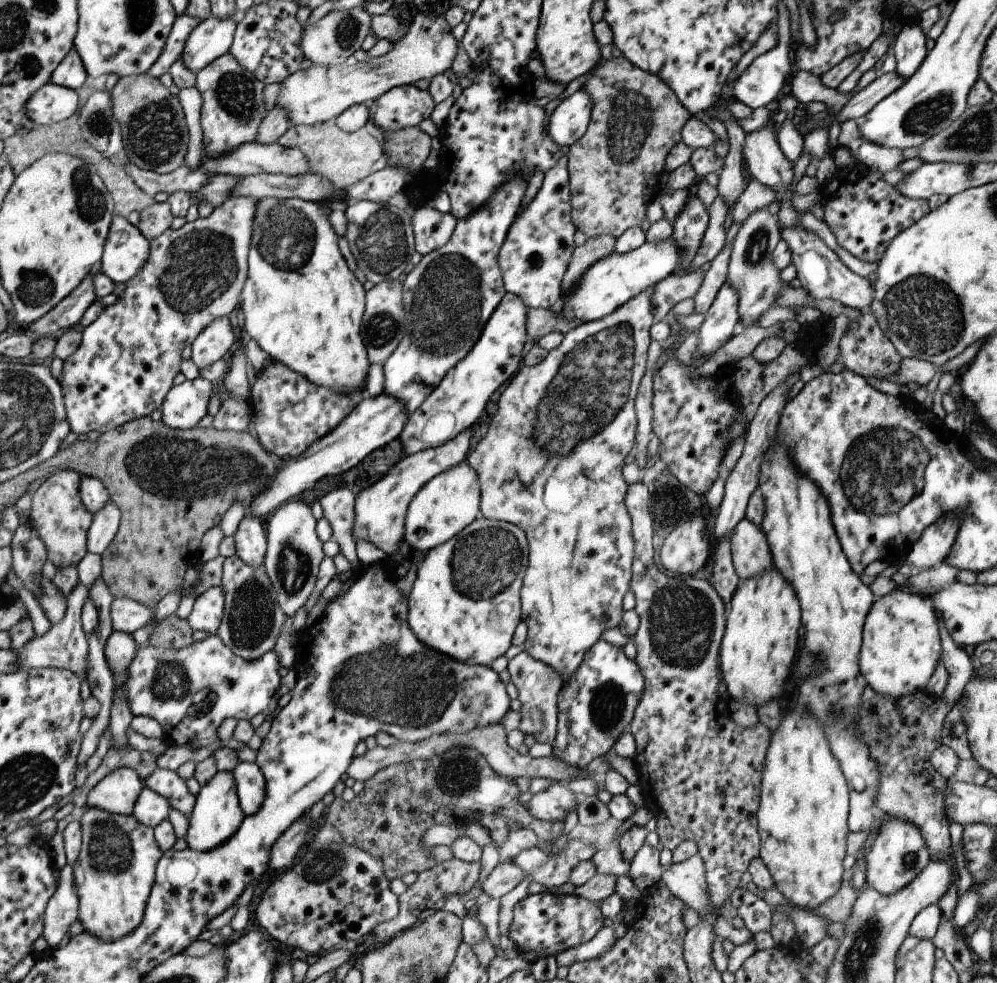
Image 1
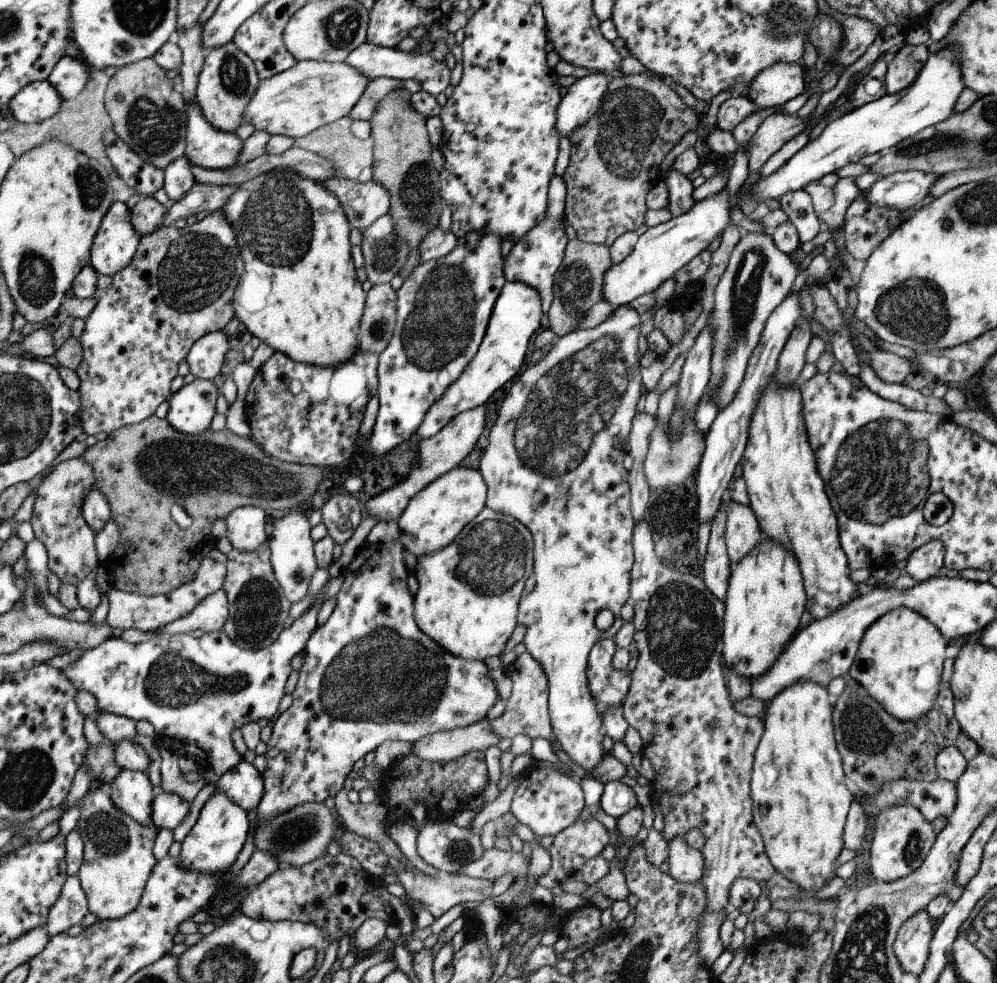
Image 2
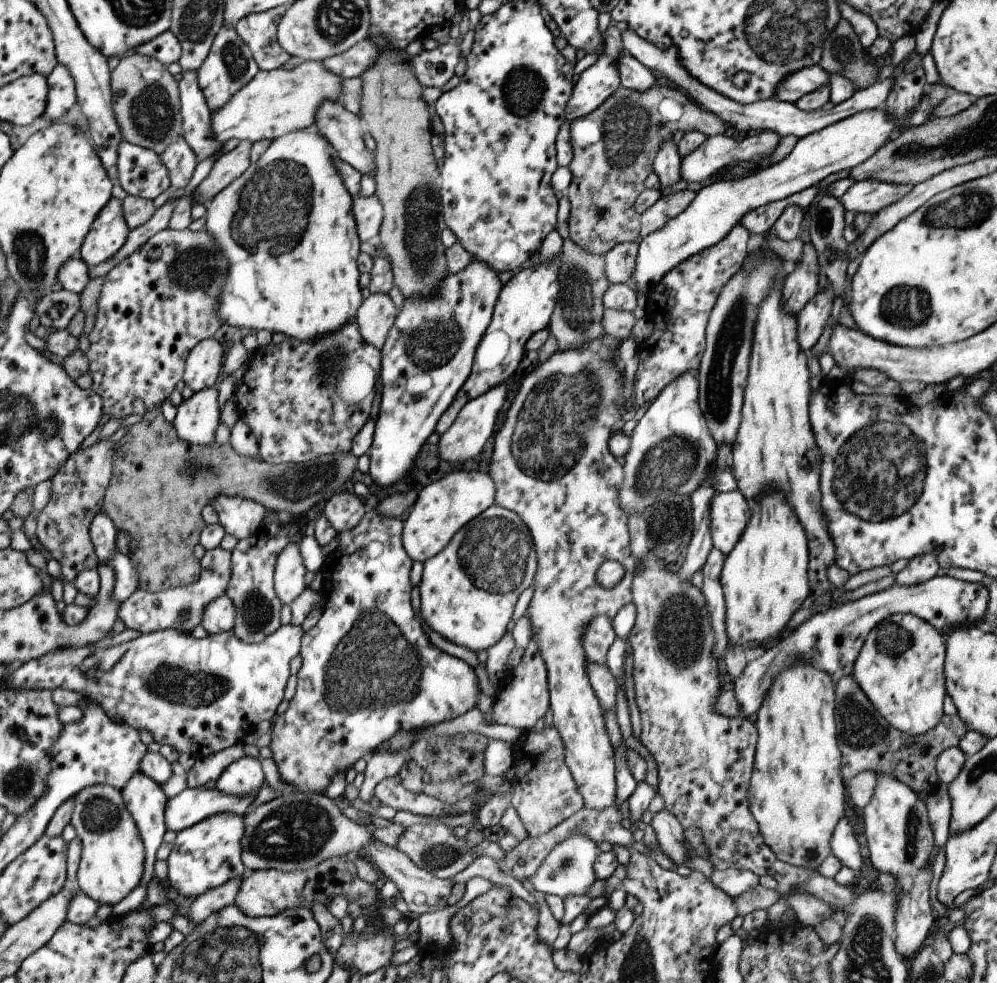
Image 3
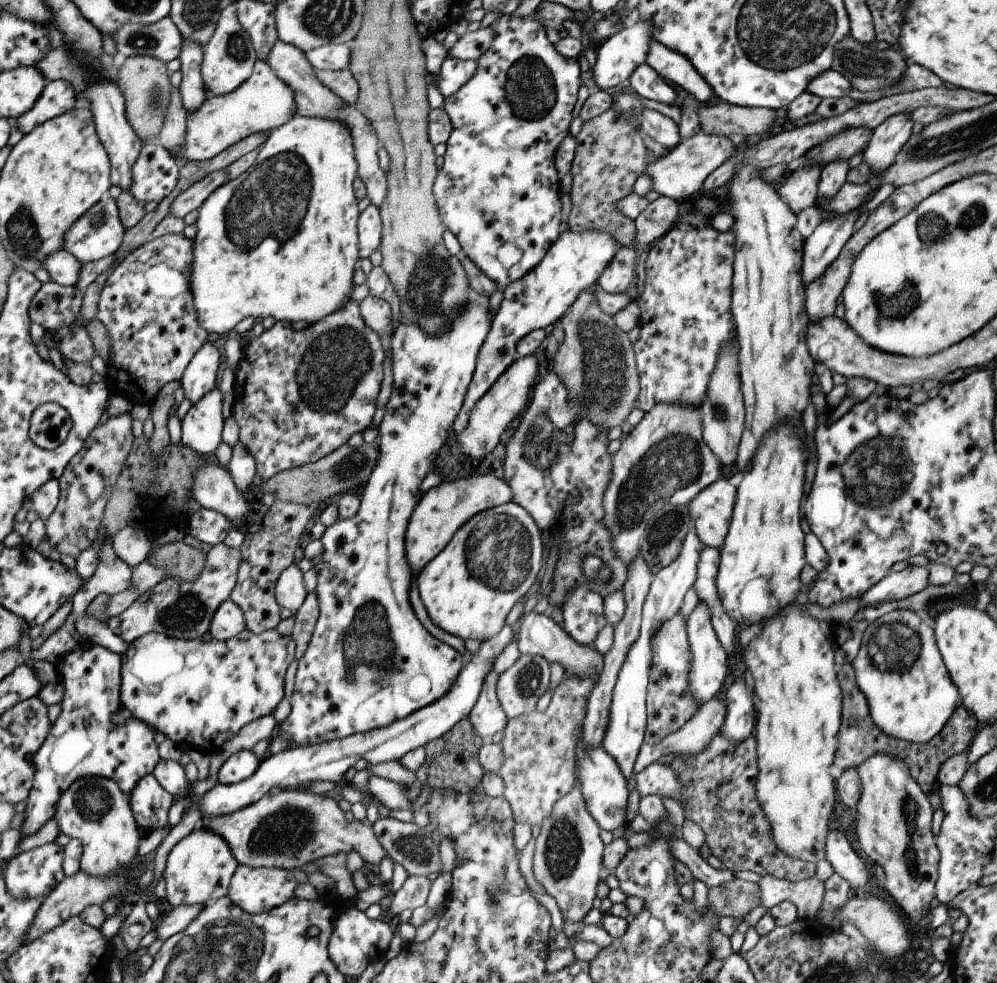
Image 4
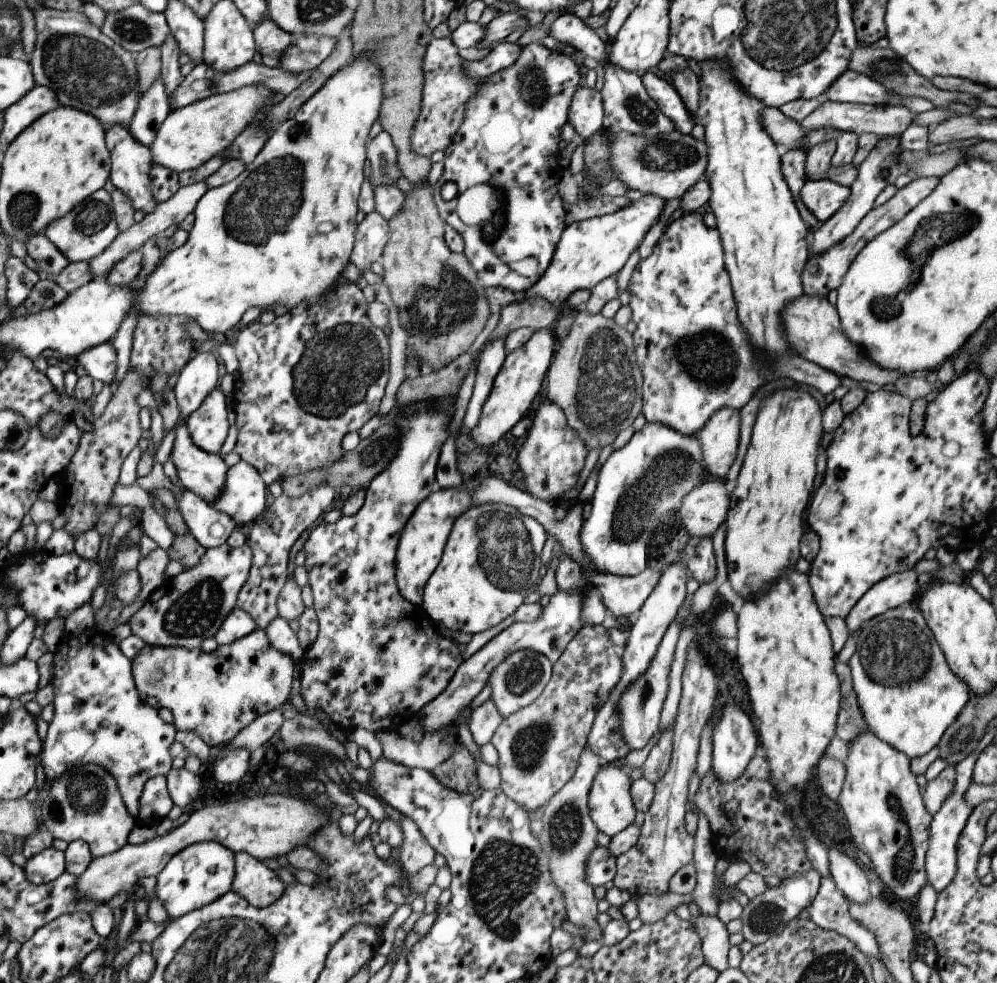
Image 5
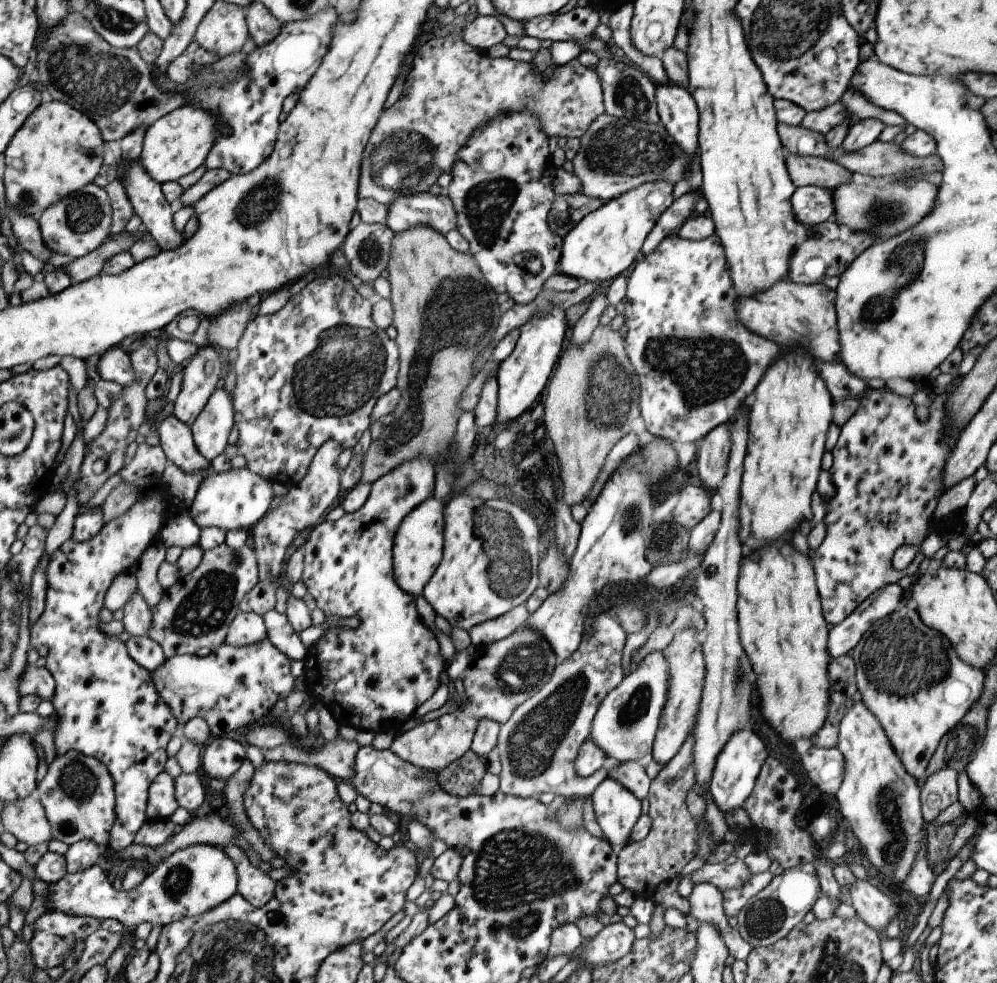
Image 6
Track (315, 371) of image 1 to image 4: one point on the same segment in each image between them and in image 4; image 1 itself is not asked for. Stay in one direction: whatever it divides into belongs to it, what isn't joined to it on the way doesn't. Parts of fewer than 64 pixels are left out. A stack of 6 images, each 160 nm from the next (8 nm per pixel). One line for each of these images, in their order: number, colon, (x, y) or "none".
2: (297, 293)
3: (300, 278)
4: (280, 240)

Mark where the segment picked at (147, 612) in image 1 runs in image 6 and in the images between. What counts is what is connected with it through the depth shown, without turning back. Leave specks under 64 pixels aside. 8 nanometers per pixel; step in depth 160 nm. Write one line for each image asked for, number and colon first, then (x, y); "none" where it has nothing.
2: (125, 610)
3: (178, 608)
4: (181, 610)
5: (182, 611)
6: (193, 614)

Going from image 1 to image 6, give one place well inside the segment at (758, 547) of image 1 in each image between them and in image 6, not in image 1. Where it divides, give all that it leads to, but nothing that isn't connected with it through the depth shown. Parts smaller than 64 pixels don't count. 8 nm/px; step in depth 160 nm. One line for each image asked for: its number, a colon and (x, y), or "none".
2: (741, 532)
3: (728, 513)
4: (710, 511)
5: (702, 510)
6: (693, 501)

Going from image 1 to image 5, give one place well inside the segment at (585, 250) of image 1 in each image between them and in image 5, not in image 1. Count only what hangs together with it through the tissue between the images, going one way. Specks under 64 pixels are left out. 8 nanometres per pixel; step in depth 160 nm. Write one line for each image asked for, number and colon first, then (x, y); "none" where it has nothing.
2: (578, 282)
3: (576, 319)
4: (595, 361)
5: (593, 379)

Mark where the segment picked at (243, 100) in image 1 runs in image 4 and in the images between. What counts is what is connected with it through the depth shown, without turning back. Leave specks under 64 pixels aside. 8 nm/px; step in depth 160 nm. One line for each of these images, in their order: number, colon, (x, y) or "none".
2: (226, 82)
3: (228, 66)
4: (228, 57)

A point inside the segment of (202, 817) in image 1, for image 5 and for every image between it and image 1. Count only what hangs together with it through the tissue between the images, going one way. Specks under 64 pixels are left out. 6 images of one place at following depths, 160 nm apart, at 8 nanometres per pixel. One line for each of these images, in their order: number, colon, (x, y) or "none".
2: (211, 845)
3: (203, 857)
4: (197, 870)
5: (195, 876)

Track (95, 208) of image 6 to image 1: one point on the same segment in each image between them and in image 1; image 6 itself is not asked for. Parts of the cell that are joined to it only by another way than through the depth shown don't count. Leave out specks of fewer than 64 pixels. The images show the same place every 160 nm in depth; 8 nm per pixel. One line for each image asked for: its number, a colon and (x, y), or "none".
1: (125, 250)
2: (114, 244)
3: (108, 232)
4: (97, 233)
5: (80, 235)

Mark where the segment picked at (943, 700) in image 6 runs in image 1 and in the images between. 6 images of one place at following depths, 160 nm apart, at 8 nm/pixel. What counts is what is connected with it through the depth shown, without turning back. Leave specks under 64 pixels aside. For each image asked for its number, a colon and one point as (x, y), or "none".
1: (900, 646)
2: (898, 660)
3: (899, 668)
4: (898, 668)
5: (908, 696)

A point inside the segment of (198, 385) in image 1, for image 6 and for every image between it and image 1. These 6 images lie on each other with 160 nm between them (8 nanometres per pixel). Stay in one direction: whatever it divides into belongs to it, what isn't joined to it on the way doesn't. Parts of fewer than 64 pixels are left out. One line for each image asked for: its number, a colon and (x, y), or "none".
2: (190, 409)
3: (195, 422)
4: (200, 428)
5: (207, 426)
6: (209, 432)

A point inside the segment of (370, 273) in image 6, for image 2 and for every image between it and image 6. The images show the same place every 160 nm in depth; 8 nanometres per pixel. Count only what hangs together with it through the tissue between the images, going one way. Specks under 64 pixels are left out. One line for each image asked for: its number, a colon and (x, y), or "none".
2: (362, 203)
3: (367, 213)
4: (368, 225)
5: (372, 232)

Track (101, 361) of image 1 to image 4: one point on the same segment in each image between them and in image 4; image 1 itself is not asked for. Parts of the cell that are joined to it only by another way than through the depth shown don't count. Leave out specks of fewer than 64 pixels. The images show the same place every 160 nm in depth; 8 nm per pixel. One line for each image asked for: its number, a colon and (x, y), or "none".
2: (178, 286)
3: (154, 306)
4: (145, 305)

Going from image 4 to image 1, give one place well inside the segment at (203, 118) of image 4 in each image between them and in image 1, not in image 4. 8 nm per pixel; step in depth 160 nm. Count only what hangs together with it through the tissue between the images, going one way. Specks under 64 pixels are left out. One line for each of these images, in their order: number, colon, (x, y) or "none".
1: (320, 93)
2: (310, 94)
3: (273, 103)

